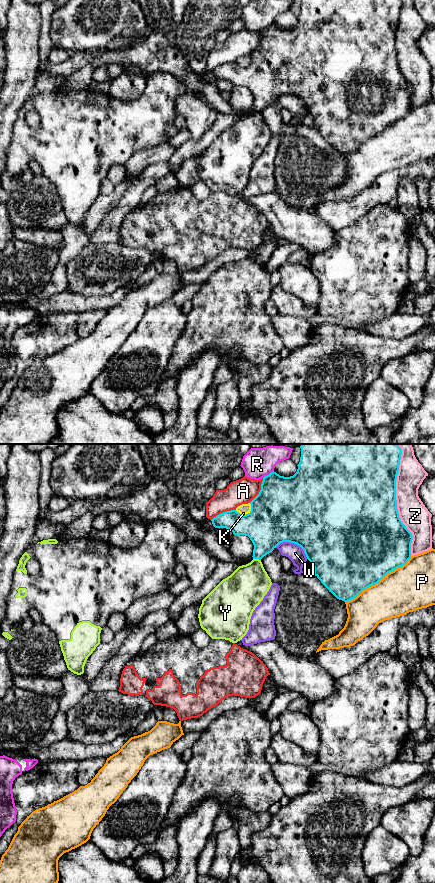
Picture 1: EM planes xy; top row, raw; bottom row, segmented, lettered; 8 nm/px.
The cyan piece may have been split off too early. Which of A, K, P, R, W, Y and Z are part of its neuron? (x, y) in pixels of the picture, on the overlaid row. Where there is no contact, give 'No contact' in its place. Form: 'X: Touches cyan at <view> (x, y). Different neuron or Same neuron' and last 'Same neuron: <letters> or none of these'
A: Touches cyan at xy (260, 490). Different neuron
K: Touches cyan at xy (246, 514). Different neuron
P: Touches cyan at xy (378, 581). Different neuron
R: Touches cyan at xy (269, 474). Different neuron
W: Touches cyan at xy (293, 542). Different neuron
Y: Touches cyan at xy (257, 558). Different neuron
Z: Touches cyan at xy (396, 500). Different neuron
Same neuron: none of these

